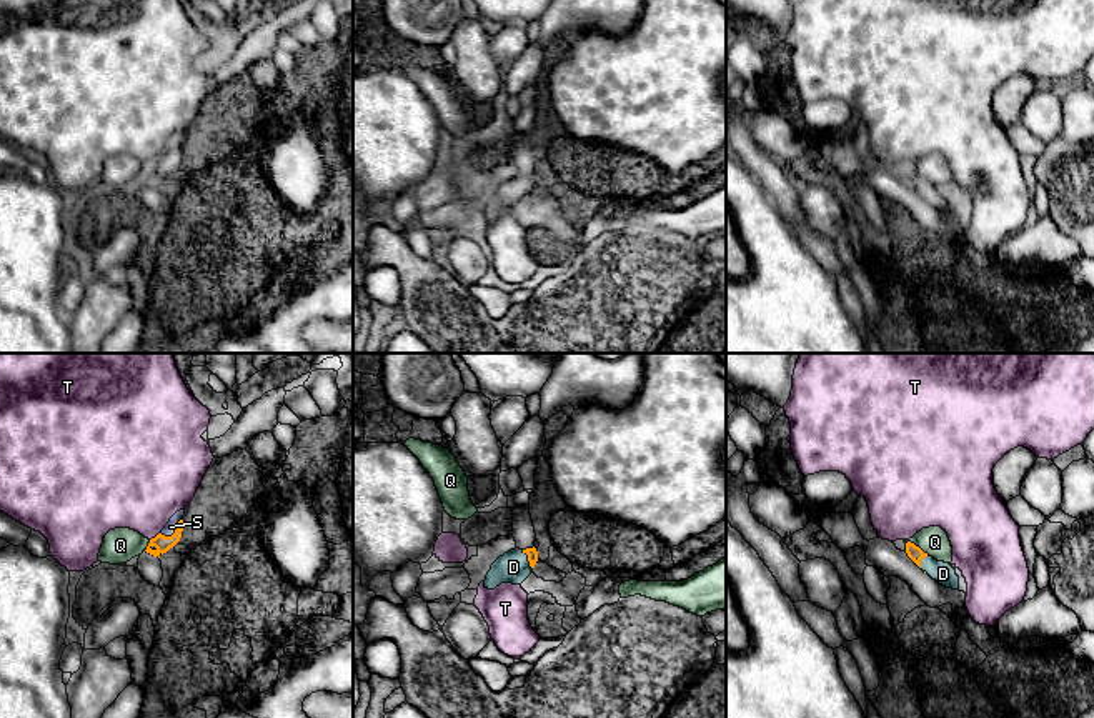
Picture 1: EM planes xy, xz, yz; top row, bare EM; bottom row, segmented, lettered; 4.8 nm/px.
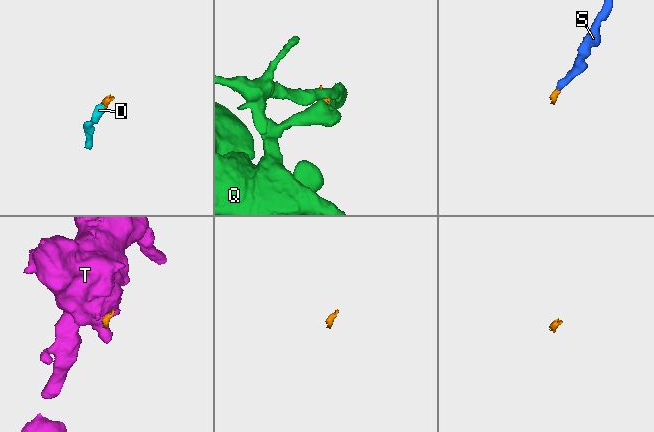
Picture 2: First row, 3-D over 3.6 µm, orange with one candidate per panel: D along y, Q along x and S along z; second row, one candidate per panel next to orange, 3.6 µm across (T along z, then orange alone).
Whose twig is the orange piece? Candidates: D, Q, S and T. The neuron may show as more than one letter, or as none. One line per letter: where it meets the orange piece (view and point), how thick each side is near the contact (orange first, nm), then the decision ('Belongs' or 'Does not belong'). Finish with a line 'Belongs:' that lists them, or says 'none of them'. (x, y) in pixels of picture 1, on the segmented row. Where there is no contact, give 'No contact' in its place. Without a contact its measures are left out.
D: Touches orange at xz (528, 560). Thickness 50 nm (orange) against 160 nm. Belongs
Q: Touches orange at yz (918, 547). Thickness 70 nm (orange) against 140 nm. Does not belong
S: Touches orange at xy (175, 532). Thickness 80 nm (orange) against 60 nm. Belongs
T: Touches orange at xy (155, 537). Thickness 80 nm (orange) against 400 nm. Does not belong
Belongs: D, S

